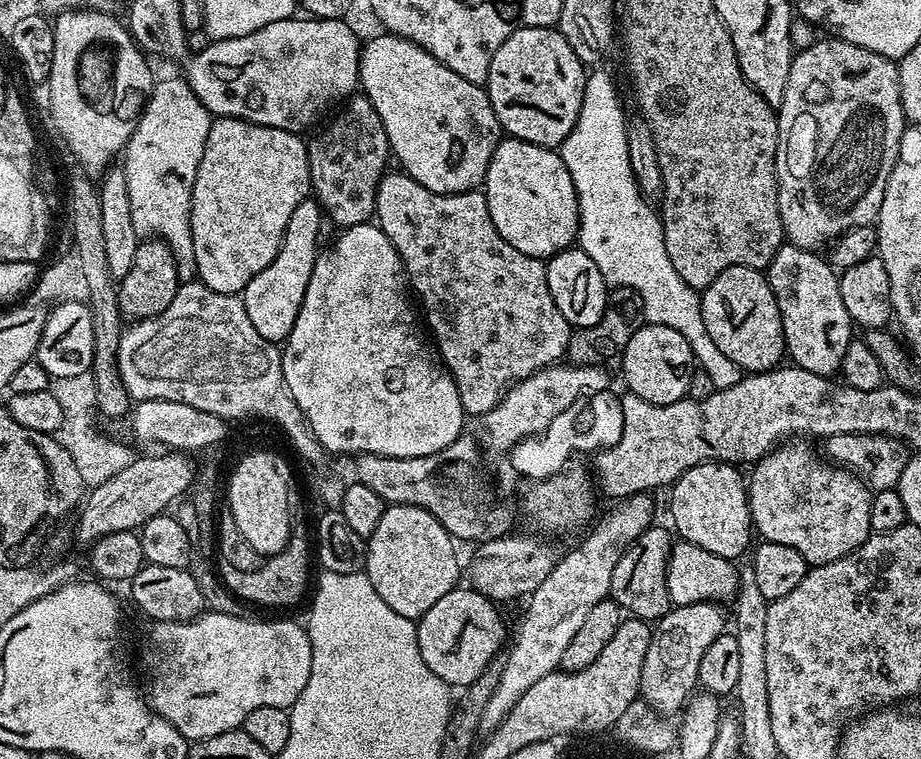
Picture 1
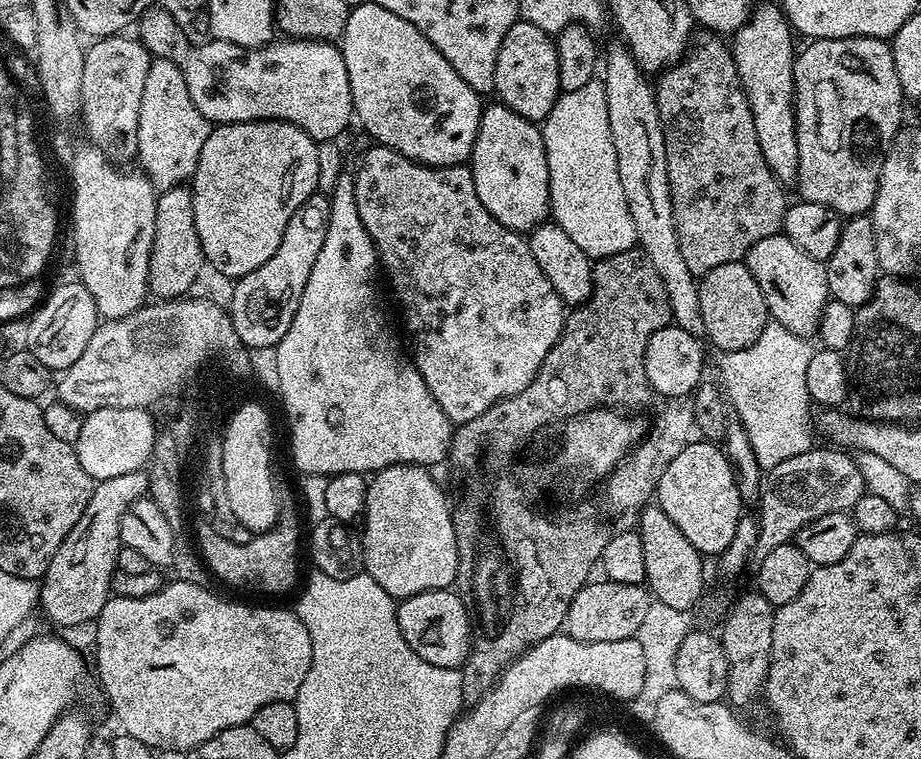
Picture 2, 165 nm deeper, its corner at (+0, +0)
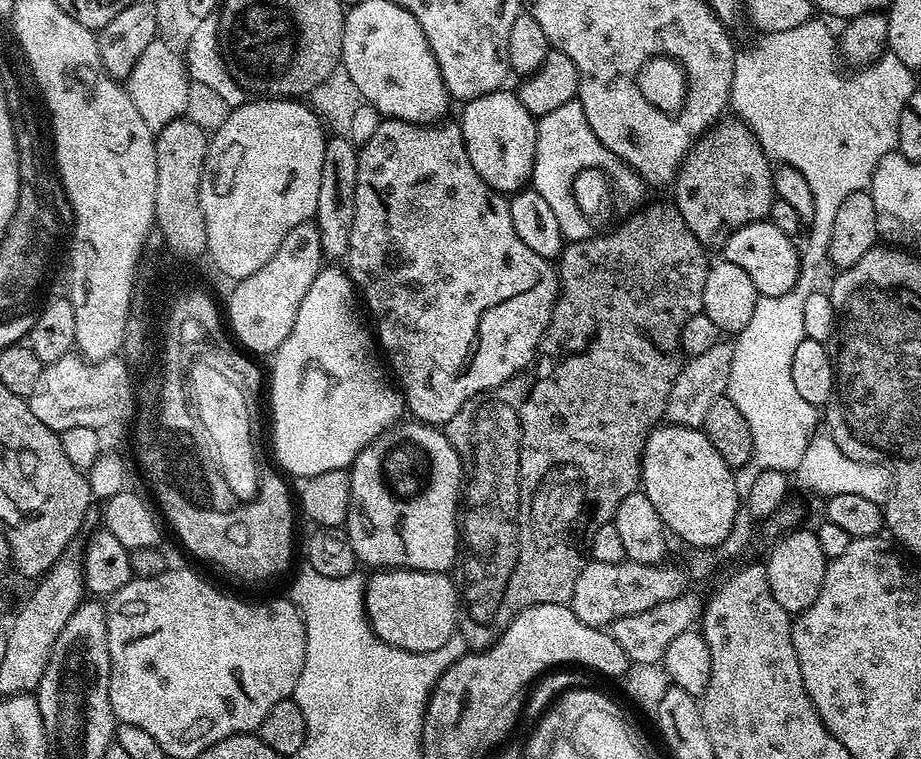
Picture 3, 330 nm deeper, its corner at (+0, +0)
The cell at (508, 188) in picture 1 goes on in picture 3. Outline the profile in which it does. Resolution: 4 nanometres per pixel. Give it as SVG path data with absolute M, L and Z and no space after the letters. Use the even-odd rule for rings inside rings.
M508 91L482 94L482 98L467 101L463 105L464 113L458 117L466 154L470 154L474 170L478 170L482 179L501 194L515 194L531 181L536 157L537 117L522 106L515 91Z

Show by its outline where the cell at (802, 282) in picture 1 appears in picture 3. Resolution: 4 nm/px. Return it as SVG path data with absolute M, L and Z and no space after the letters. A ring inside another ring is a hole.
M759 220L734 230L734 234L730 234L728 241L722 245L722 256L750 274L750 282L754 282L759 295L782 295L794 287L800 276L800 252L792 244L795 244L793 237L782 234L778 226L768 220Z

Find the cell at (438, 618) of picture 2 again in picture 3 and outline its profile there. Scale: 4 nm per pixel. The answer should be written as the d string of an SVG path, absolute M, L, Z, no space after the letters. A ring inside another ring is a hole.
M409 568L376 570L366 580L364 609L376 636L388 644L407 652L433 652L438 650L458 628L458 588L452 585L452 576L442 572L419 572Z

